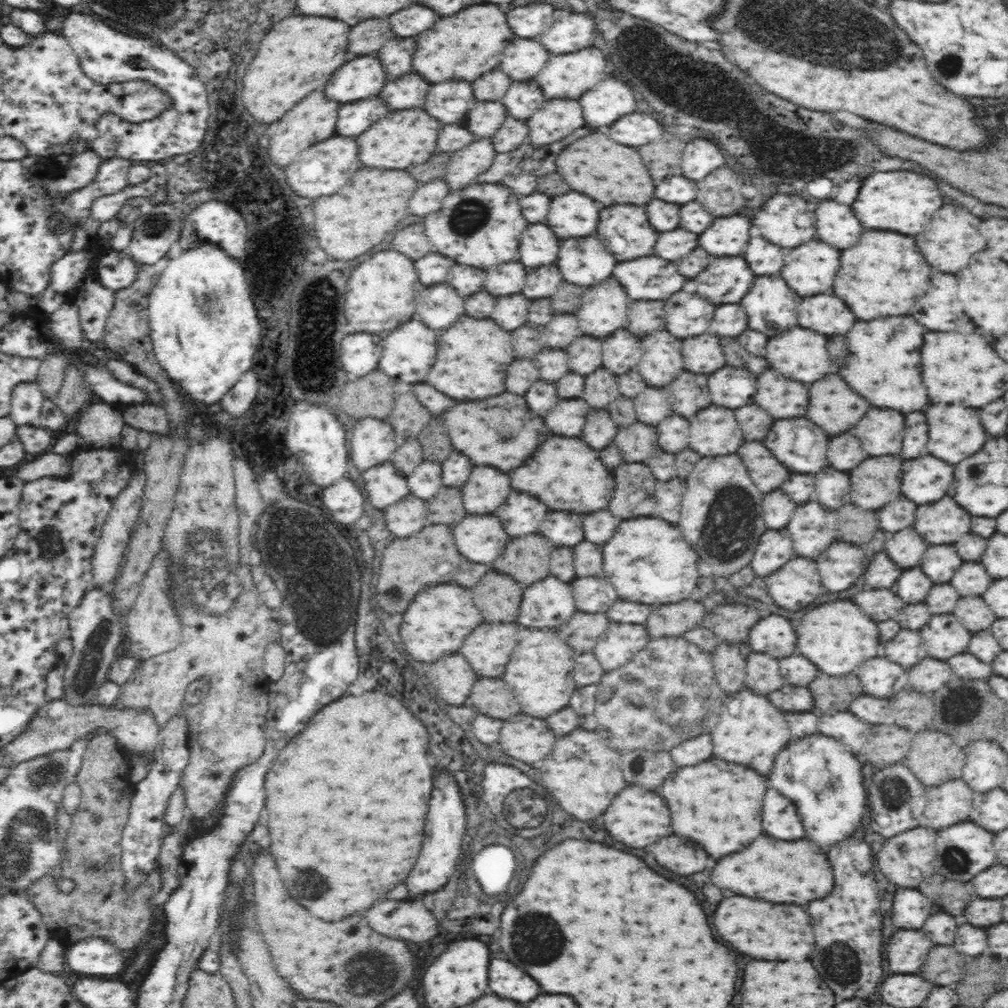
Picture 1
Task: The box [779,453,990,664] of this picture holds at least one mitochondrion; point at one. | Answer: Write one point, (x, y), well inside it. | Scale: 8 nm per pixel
(975, 472)

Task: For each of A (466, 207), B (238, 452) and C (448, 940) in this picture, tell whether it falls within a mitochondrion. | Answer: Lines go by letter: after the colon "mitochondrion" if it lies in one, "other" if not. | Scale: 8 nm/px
A: mitochondrion
B: other
C: other

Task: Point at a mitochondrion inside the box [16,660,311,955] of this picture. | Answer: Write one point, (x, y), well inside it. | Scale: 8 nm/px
(50, 774)

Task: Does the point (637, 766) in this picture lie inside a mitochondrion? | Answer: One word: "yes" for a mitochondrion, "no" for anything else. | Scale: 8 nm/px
yes

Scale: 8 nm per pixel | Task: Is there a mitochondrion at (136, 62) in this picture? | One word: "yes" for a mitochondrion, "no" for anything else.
yes

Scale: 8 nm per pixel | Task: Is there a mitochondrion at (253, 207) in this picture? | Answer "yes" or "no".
no

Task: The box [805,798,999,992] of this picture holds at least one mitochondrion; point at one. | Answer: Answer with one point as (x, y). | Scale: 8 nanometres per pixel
(843, 968)

